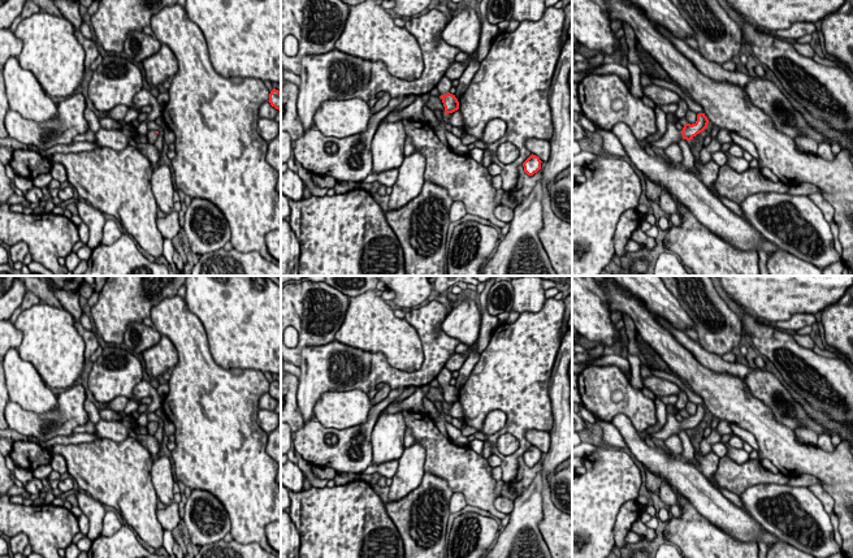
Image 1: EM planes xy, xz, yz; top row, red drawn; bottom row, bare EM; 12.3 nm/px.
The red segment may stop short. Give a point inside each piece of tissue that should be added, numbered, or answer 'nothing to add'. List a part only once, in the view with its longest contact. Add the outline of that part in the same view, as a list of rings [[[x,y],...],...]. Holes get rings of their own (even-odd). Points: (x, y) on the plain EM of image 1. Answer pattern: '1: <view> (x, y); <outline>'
1: xz (444, 377); [[[442,368],[442,371],[437,375],[437,379],[436,379],[440,384],[440,388],[446,386],[450,382],[450,380],[453,377],[451,373],[453,372],[449,371],[447,368]]]

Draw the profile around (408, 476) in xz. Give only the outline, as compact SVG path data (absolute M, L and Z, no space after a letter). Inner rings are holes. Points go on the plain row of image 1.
M419 442L404 447L402 457L398 459L398 471L391 479L389 486L389 501L399 501L416 489L424 476L425 447Z

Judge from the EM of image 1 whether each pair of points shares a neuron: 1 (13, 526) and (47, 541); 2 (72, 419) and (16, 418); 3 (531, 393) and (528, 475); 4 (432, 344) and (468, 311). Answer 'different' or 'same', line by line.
1: same
2: same
3: different
4: different

